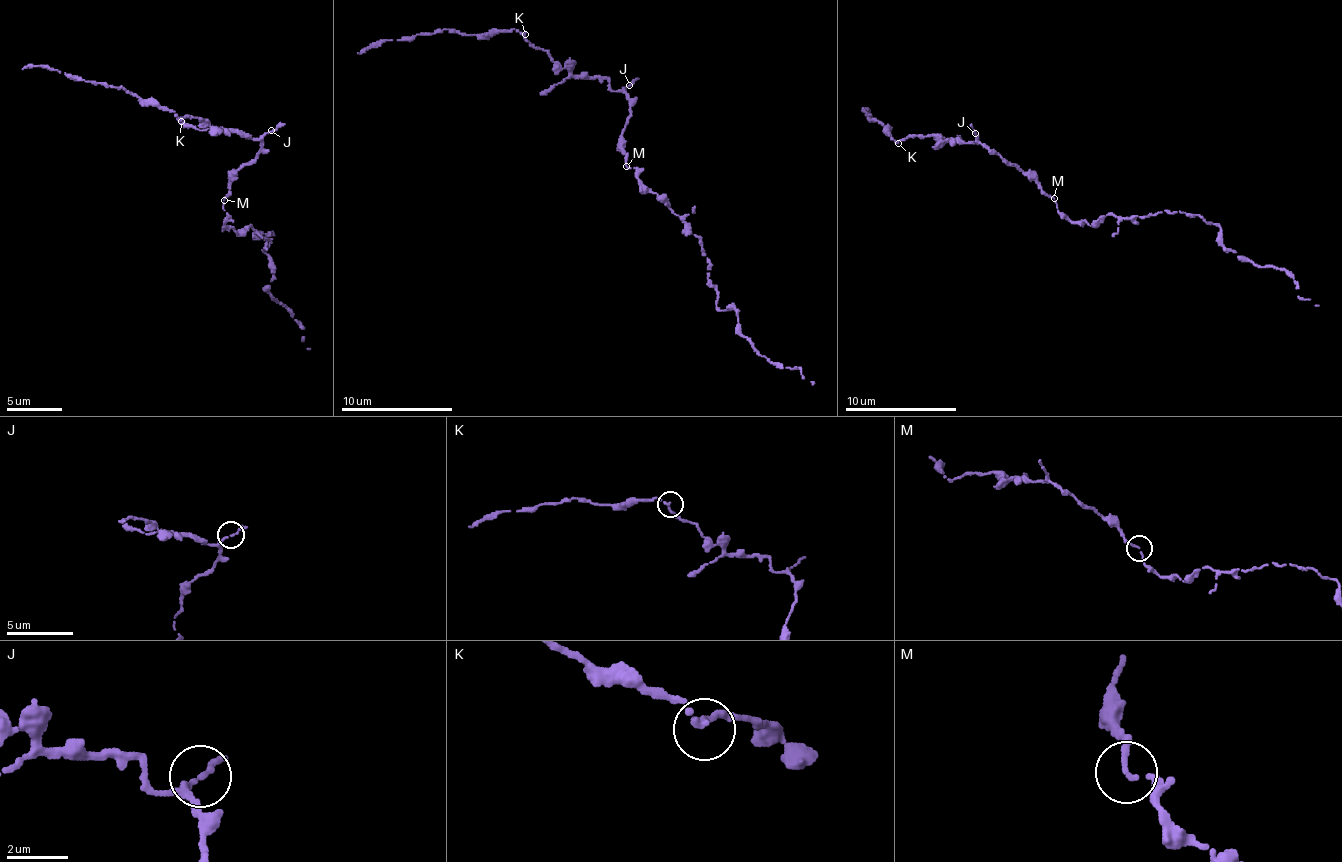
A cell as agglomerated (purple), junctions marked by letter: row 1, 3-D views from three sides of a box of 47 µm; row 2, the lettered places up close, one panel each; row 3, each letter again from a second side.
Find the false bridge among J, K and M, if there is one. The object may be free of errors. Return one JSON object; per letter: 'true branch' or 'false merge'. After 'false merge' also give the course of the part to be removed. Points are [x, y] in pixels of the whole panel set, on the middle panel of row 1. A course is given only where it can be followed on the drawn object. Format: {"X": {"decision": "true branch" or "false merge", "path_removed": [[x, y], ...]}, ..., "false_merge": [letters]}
{"J": {"decision": "true branch"}, "K": {"decision": "true branch"}, "M": {"decision": "true branch"}, "false_merge": []}

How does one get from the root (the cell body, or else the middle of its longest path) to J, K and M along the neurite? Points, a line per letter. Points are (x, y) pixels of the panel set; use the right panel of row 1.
J: (1038, 184), (1011, 163), (1006, 163), (1002, 156), (989, 150), (975, 133)
K: (1038, 184), (979, 142), (941, 140), (931, 135), (904, 138), (898, 143)
M: (1038, 184), (1053, 199)

